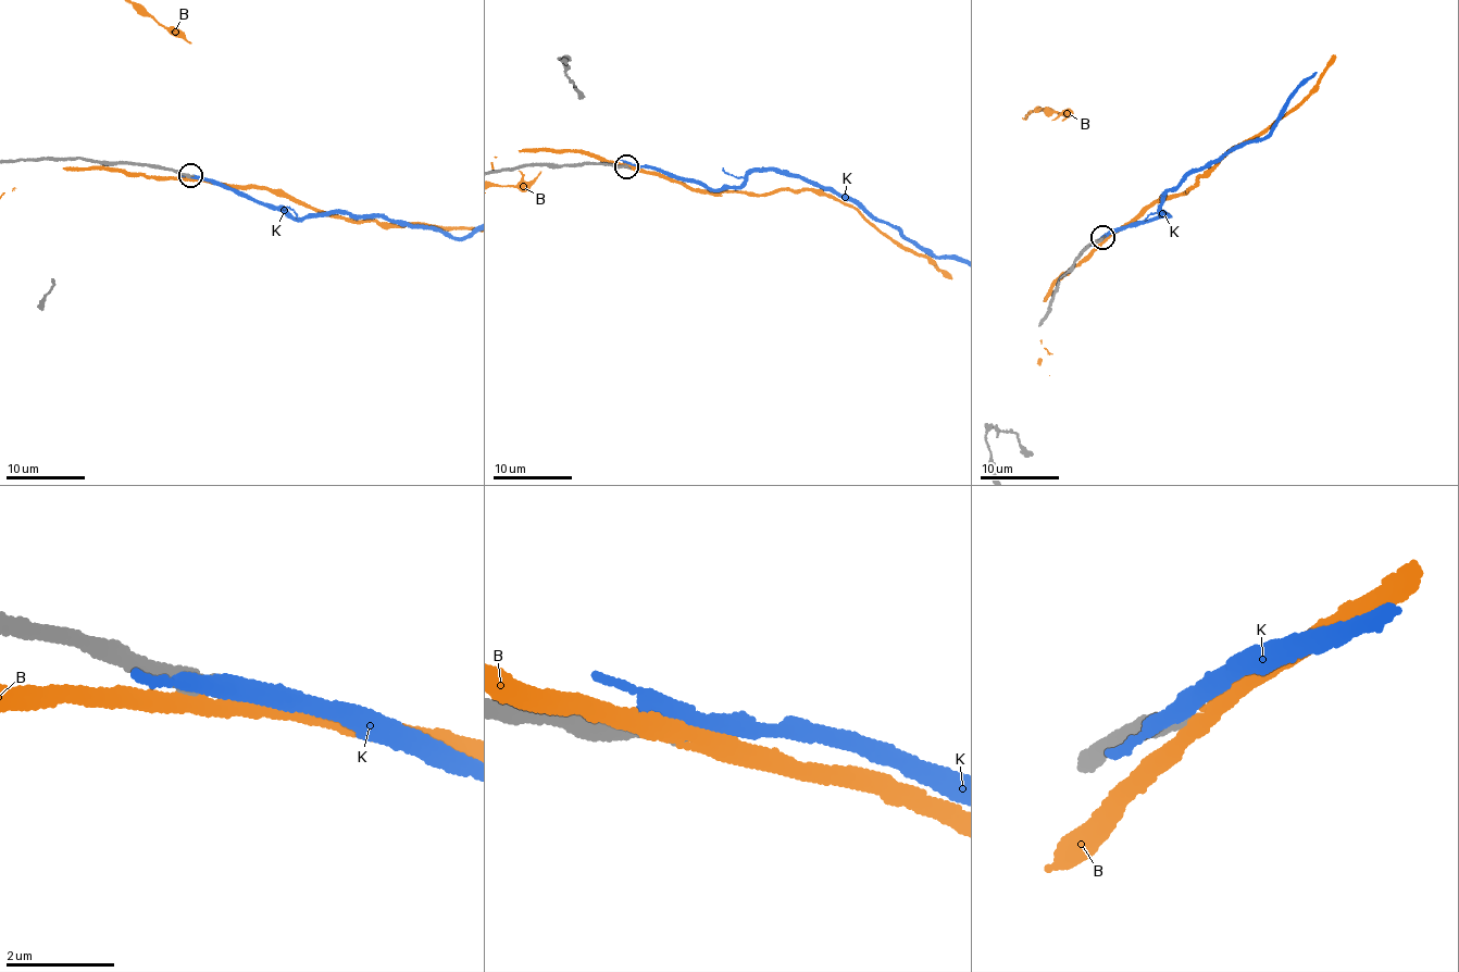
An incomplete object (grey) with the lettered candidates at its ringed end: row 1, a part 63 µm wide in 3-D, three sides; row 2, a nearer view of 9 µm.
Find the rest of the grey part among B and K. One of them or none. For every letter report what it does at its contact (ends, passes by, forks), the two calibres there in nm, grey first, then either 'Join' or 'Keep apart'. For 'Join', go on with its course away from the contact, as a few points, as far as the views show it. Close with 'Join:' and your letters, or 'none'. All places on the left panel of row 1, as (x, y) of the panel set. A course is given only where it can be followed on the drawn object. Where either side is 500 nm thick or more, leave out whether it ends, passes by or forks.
B: It passes by. Thickness 320 nm (grey) against 320 nm. Keep apart
K: It passes by. Thickness 320 nm (grey) against 320 nm. Keep apart
Join: none

